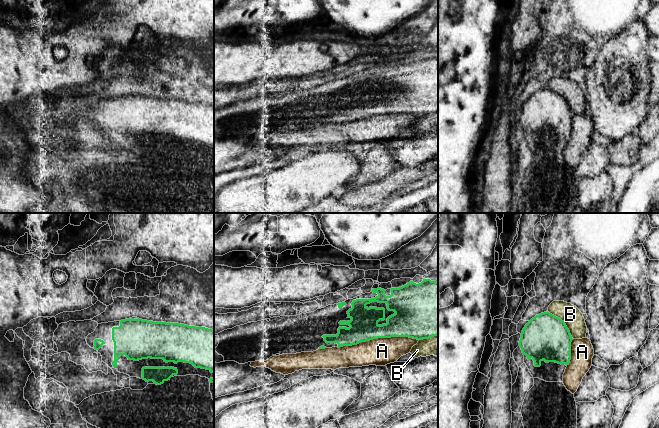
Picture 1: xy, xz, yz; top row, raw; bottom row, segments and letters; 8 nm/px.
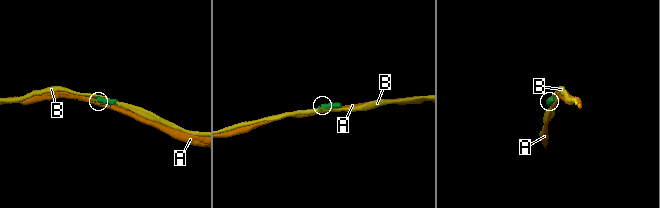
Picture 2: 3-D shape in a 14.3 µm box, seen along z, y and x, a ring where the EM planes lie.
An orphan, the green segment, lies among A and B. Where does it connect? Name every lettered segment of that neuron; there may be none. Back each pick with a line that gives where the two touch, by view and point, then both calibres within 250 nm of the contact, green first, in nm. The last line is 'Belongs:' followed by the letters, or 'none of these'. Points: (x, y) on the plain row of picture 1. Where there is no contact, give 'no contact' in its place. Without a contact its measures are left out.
Belongs: none of these

